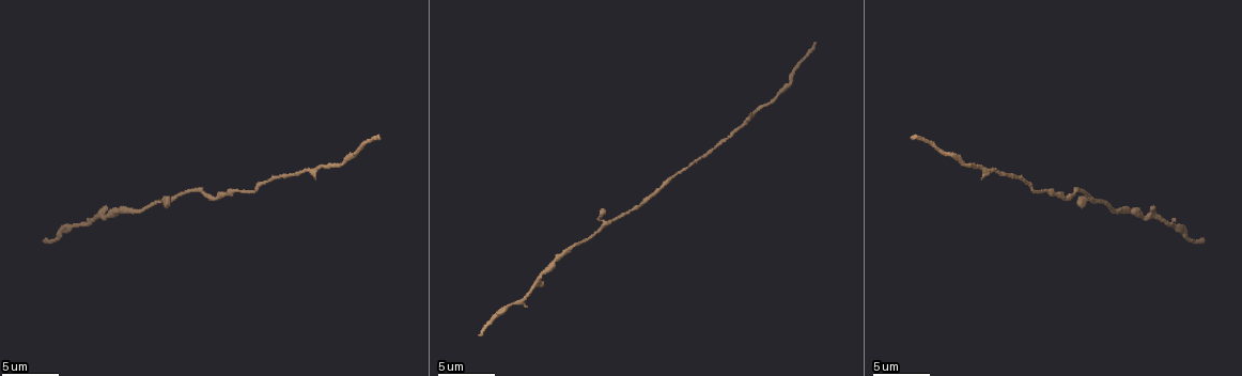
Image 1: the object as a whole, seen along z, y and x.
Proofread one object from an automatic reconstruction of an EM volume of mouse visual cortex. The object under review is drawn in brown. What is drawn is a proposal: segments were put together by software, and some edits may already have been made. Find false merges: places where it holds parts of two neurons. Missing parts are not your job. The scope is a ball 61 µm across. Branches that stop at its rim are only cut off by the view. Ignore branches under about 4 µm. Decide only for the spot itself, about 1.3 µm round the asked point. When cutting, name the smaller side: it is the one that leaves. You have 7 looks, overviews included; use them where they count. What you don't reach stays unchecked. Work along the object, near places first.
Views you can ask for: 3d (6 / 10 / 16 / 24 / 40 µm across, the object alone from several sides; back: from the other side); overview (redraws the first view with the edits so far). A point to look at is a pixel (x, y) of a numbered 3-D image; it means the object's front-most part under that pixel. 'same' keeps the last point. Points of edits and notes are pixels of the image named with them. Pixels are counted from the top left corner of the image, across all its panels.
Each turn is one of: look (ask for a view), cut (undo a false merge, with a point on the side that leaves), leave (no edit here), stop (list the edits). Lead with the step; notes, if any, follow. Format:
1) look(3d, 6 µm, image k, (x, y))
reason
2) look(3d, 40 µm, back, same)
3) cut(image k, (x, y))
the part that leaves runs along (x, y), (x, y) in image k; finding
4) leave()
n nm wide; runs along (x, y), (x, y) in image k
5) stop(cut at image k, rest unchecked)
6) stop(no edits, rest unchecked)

look(3d, 6 µm, image 1, (304, 170))
thick turns thin

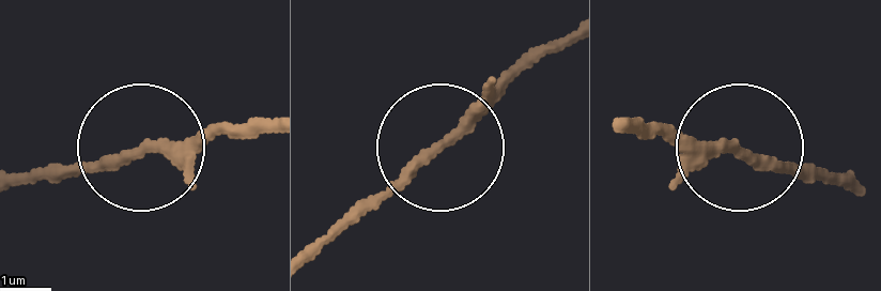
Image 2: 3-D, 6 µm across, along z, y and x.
leave()
220 nm wide; runs along (856, 188), (648, 128) in image 2; all the same neuron

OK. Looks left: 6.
look(3d, 16 µm, image 1, (655, 194))

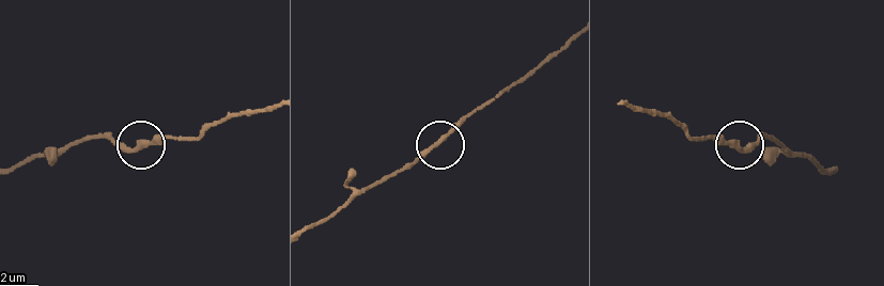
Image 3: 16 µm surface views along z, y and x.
look(3d, 16 µm, back, image 3, (737, 147))
other side

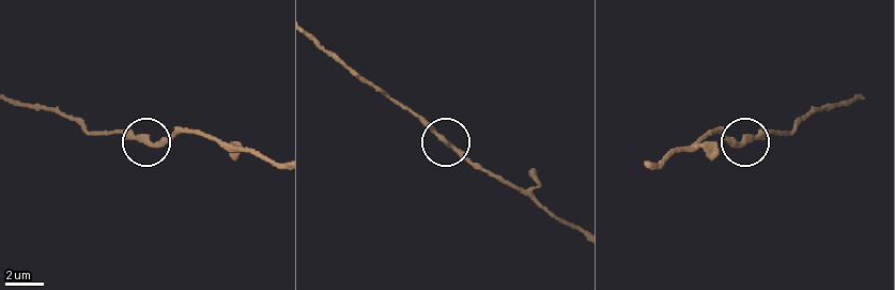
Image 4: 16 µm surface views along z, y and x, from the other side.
leave()
all the same neuron

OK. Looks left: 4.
look(3d, 16 µm, image 1, (1101, 202))
sudden change in width

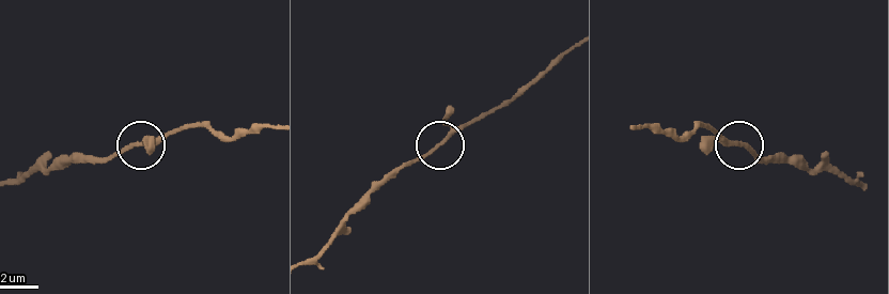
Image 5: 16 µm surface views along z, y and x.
leave()
runs along (230, 137), (203, 127), (178, 127), (136, 146), (90, 156) in image 5; continuous, no second neuron

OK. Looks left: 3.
look(3d, 16 µm, image 1, (104, 218))

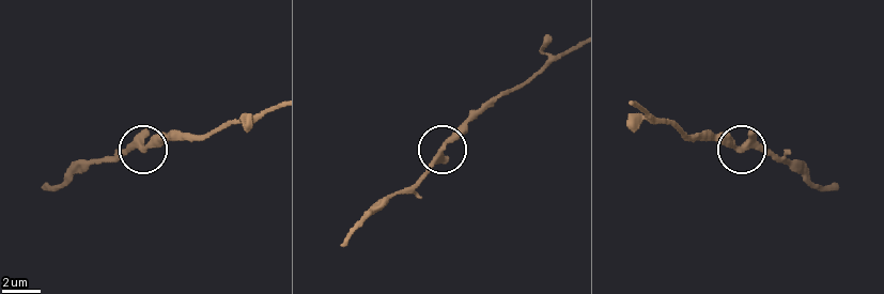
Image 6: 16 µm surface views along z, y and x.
leave()
runs along (631, 105), (686, 134), (718, 134), (738, 146), (784, 157) in image 6; continuous, no second neuron

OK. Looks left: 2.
stop(no edits, rest unchecked)

